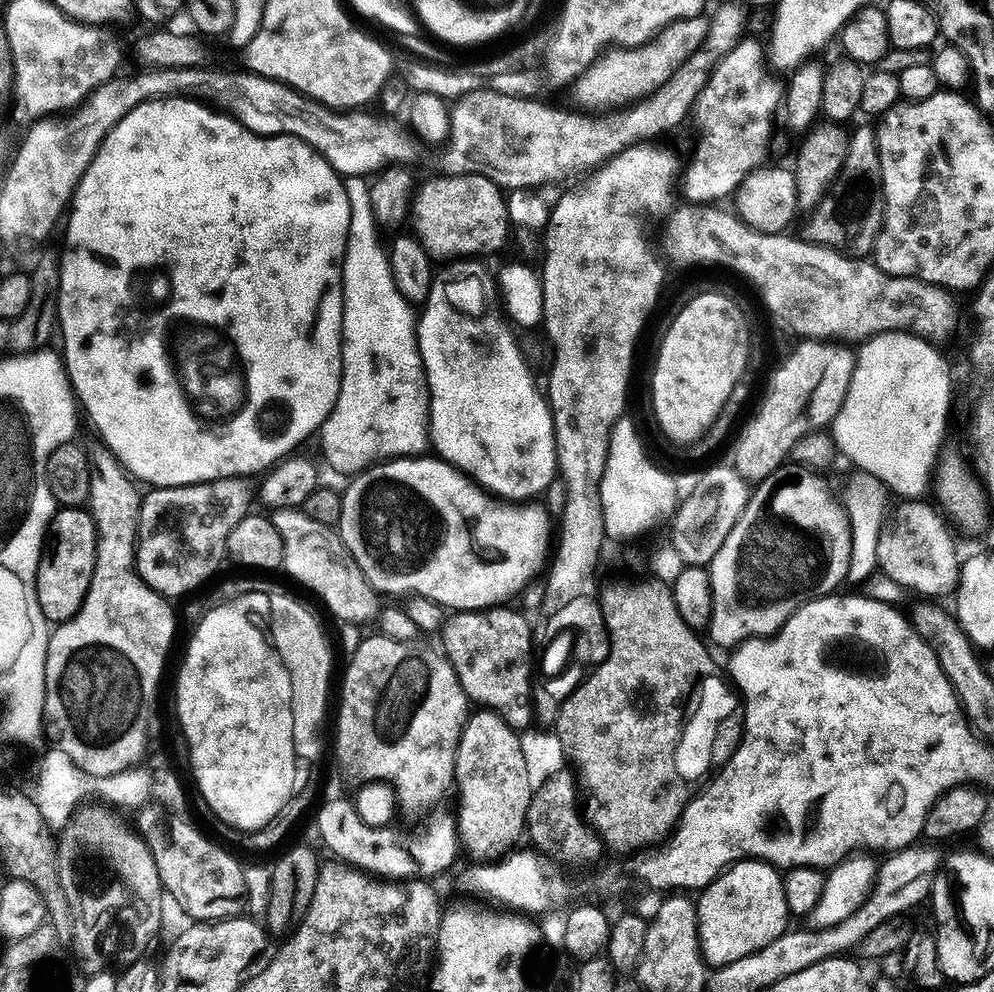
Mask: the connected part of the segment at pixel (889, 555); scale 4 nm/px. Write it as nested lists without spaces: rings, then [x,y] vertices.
[[[906,498],[898,503],[900,504],[896,508],[894,506],[887,513],[881,526],[877,546],[877,567],[901,589],[914,590],[926,598],[944,598],[940,596],[951,595],[959,584],[962,560],[961,557],[958,558],[956,544],[944,522],[945,517],[934,506],[933,509],[920,498]]]

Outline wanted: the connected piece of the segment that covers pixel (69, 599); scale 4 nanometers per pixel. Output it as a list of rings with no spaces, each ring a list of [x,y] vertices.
[[[61,507],[48,523],[48,534],[36,571],[36,597],[44,619],[53,625],[71,620],[90,590],[96,561],[96,523],[87,507]]]

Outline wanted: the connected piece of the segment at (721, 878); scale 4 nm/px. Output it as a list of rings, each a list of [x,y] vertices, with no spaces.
[[[737,860],[735,864],[725,868],[716,879],[711,880],[699,896],[700,900],[695,901],[696,925],[700,935],[700,953],[704,955],[705,965],[709,969],[715,970],[730,962],[738,962],[738,958],[746,958],[746,954],[754,954],[762,950],[762,946],[770,946],[774,938],[789,931],[790,913],[786,906],[784,881],[781,873],[763,860]]]

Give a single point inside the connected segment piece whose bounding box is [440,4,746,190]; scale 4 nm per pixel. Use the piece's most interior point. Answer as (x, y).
(519, 143)

